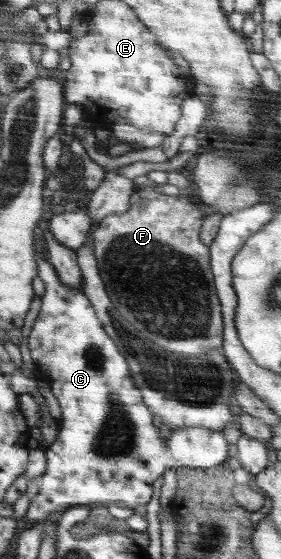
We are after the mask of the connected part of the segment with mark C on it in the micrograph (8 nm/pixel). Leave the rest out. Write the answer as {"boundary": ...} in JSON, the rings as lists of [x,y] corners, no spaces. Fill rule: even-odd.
{"boundary":[[[38,231],[39,276],[45,284],[46,292],[41,298],[40,310],[28,334],[28,346],[38,376],[48,382],[52,394],[58,400],[62,416],[58,421],[58,436],[45,451],[46,471],[38,480],[40,492],[29,503],[21,532],[43,522],[50,513],[61,513],[70,507],[93,507],[118,502],[123,502],[132,510],[145,506],[152,498],[152,482],[158,480],[160,474],[166,472],[166,468],[204,469],[222,464],[228,458],[228,442],[224,434],[216,430],[186,427],[171,432],[166,442],[158,438],[158,430],[156,426],[152,426],[150,408],[144,402],[143,394],[135,384],[124,356],[120,354],[112,338],[104,332],[94,306],[82,290],[83,286],[80,286],[80,291],[72,291],[60,280],[55,266],[48,260],[49,250],[43,246],[43,231]]]}

